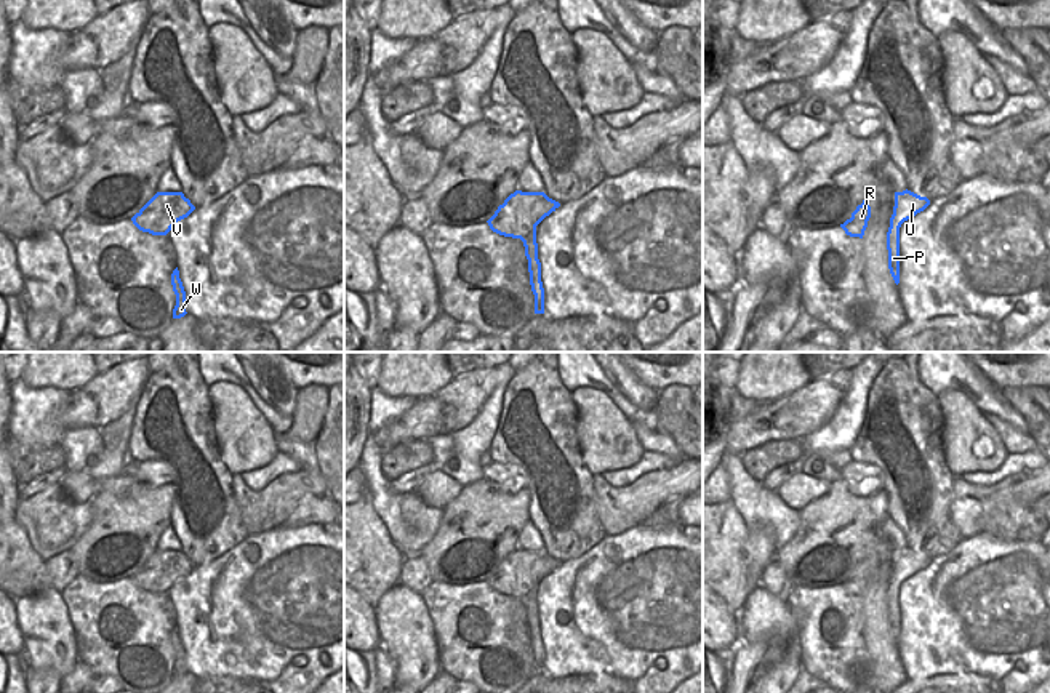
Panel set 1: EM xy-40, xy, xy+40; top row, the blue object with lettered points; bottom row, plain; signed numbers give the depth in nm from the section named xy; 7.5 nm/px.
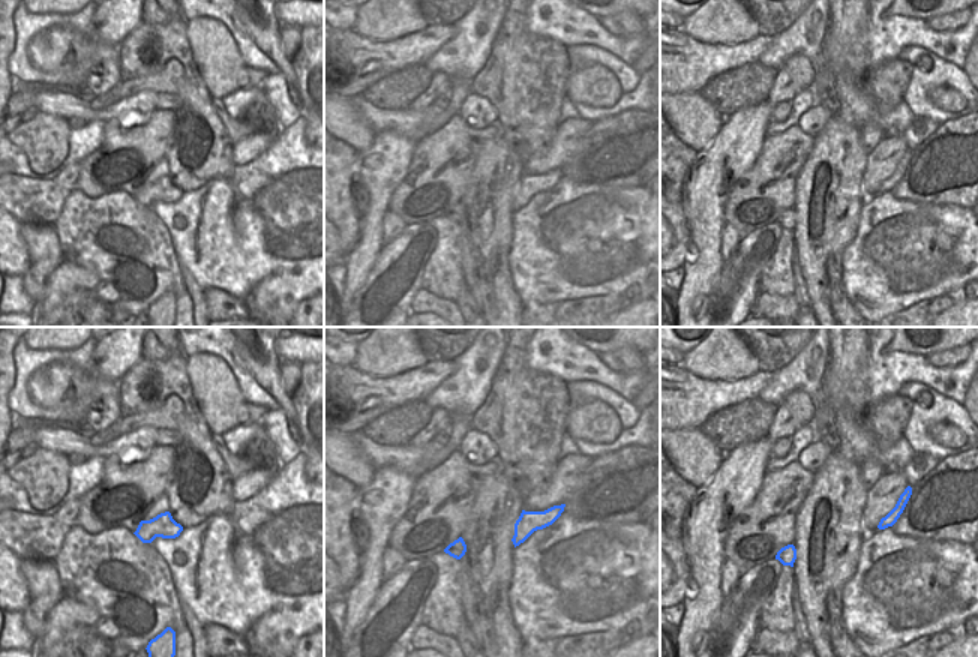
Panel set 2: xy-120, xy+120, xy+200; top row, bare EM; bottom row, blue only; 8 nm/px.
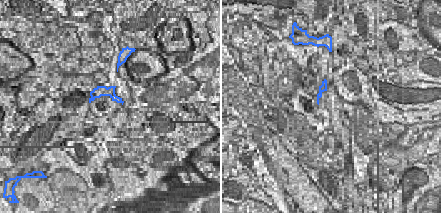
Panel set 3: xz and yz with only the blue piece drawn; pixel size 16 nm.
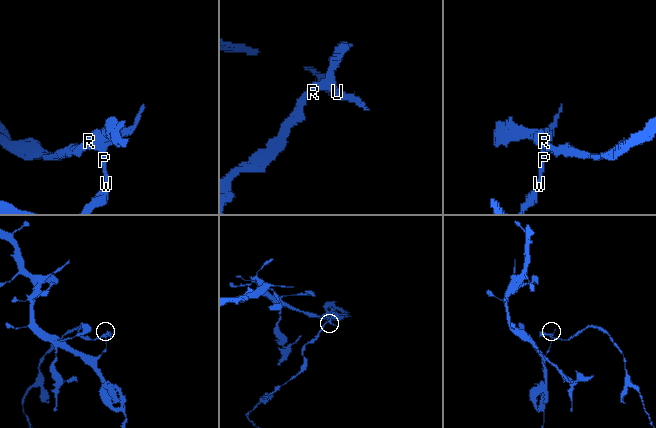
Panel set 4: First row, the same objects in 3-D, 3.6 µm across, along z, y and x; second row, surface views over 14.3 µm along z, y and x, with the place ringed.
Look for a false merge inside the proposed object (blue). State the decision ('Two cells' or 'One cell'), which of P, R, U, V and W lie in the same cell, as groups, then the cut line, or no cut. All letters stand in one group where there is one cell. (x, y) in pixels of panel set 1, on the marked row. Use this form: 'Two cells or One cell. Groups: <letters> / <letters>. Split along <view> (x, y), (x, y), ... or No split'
Two cells. Groups: P U W / R V. Split along xy (535, 226), (522, 240)

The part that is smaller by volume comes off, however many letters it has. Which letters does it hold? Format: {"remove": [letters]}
{"remove": ["R", "V"]}

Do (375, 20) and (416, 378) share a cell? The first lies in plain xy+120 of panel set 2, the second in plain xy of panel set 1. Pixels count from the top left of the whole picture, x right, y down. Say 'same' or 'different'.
same

